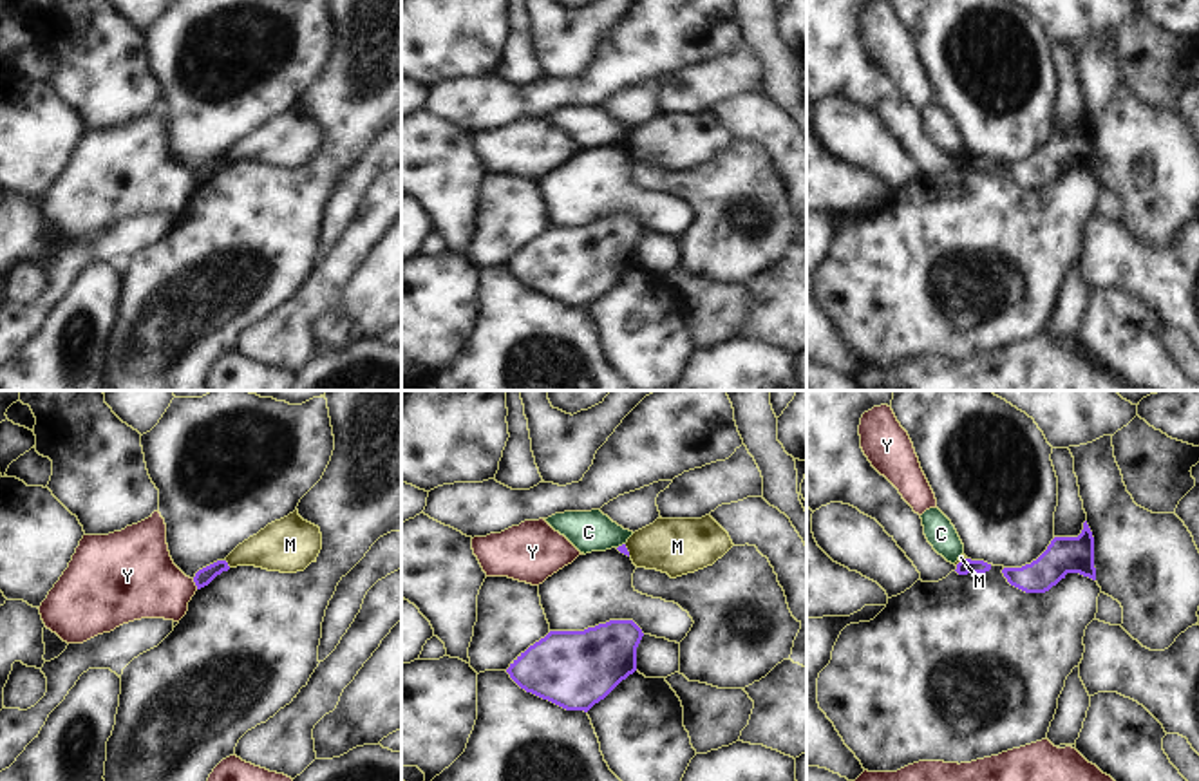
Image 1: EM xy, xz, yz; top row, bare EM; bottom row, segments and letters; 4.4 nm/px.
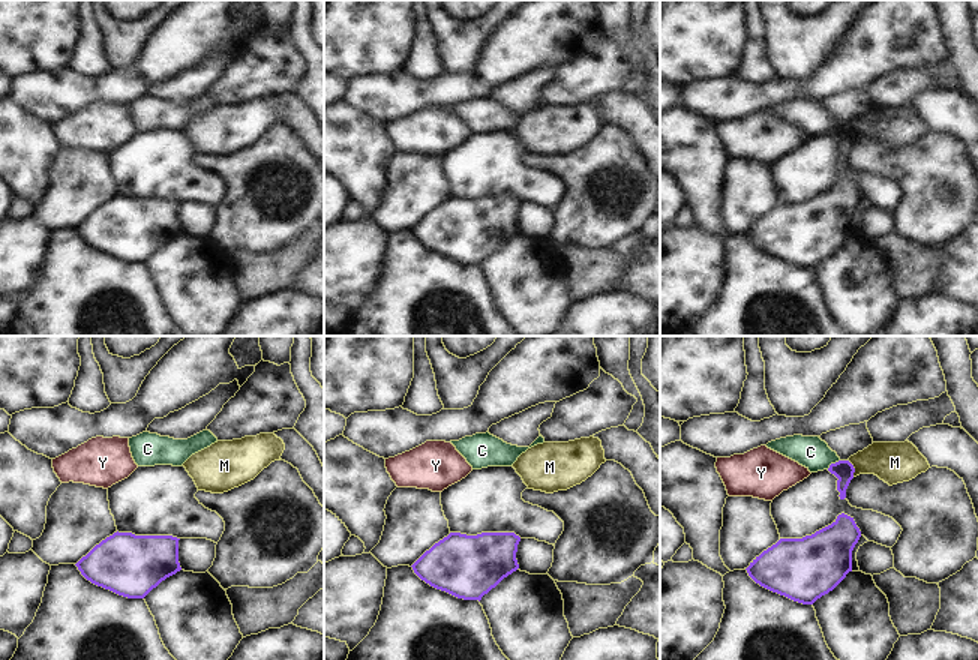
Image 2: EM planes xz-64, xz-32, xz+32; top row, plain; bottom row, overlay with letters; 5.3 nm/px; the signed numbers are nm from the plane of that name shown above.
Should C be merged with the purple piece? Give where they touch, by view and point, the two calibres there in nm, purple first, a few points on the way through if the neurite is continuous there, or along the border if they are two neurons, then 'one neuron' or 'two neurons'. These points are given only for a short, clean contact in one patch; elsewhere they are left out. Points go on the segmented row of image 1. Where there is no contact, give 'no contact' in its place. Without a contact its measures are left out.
xz (623, 545) | 40/180 nm | along xz (624, 543), (617, 548) | two neurons

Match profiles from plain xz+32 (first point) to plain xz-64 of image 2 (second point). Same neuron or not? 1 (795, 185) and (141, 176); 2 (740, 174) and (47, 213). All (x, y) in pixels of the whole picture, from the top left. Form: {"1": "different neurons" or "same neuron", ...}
{"1": "same neuron", "2": "same neuron"}

